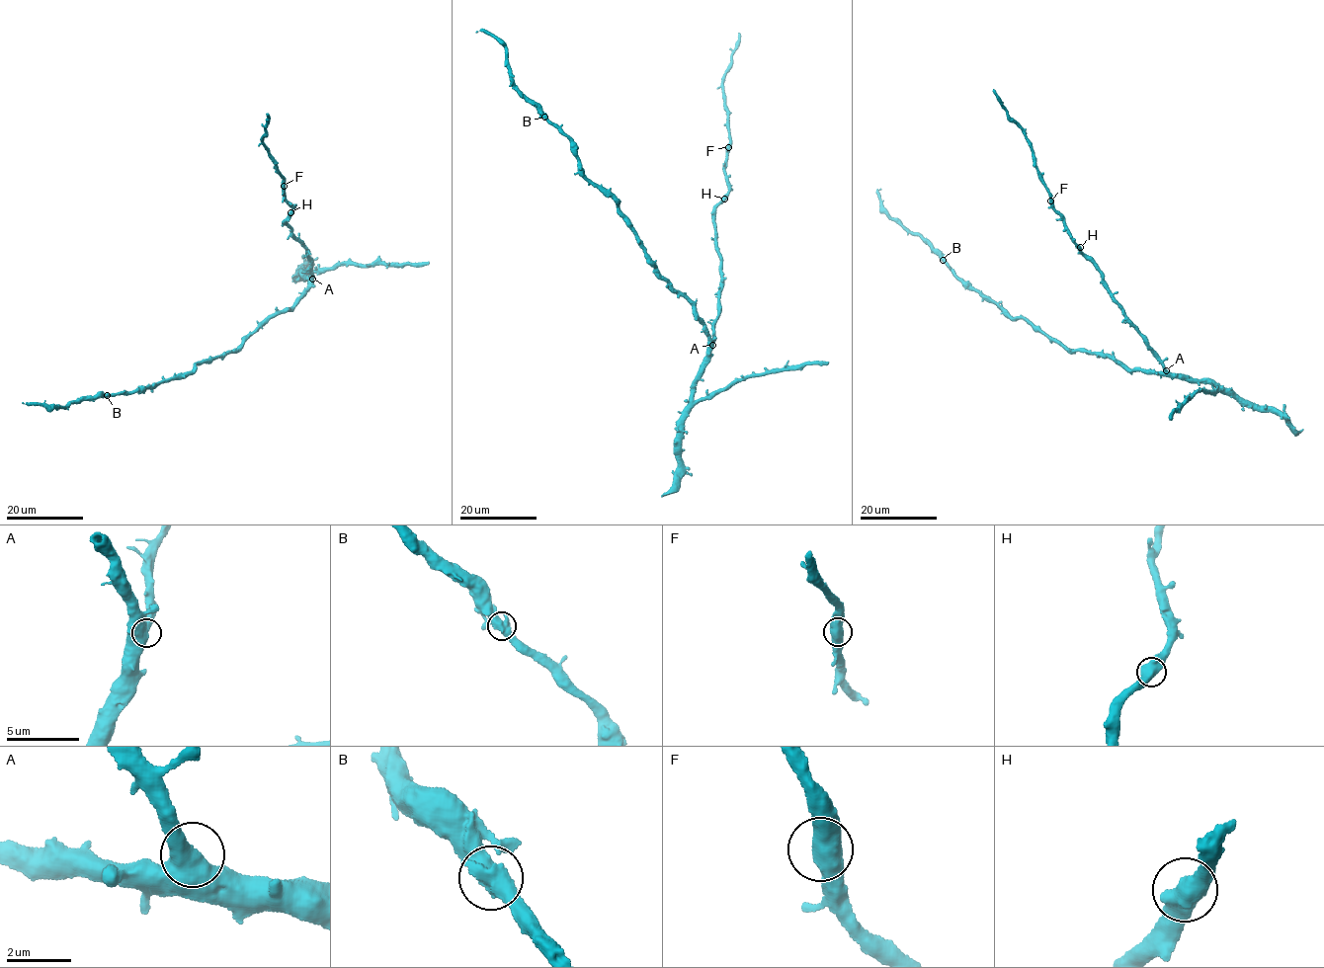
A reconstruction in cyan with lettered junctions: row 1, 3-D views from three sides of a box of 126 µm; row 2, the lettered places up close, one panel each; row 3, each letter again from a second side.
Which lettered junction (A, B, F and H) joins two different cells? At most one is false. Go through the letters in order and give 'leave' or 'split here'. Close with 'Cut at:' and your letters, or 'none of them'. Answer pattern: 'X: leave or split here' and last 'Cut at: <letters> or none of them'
A: leave
B: leave
F: leave
H: leave
Cut at: none of them

